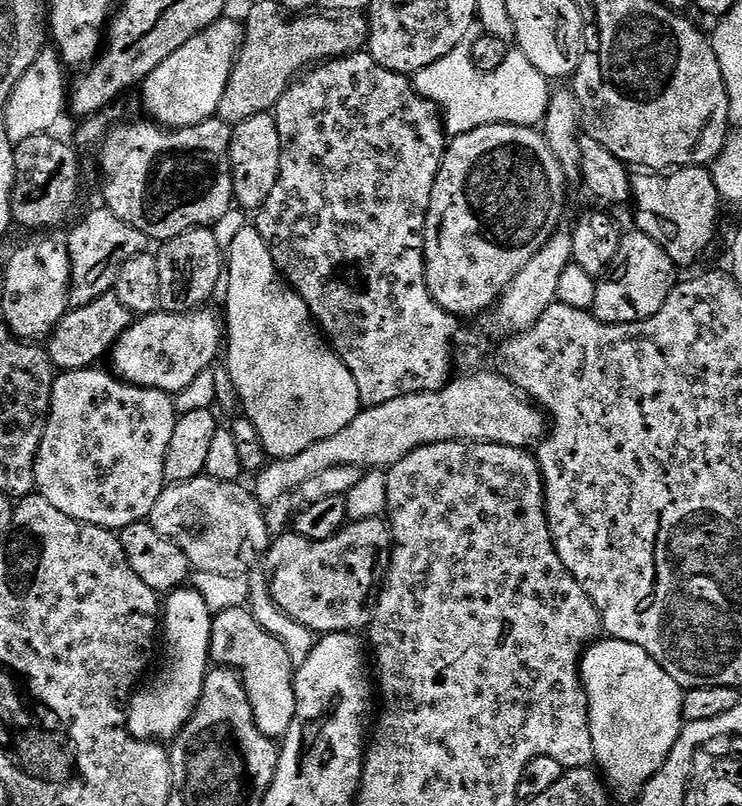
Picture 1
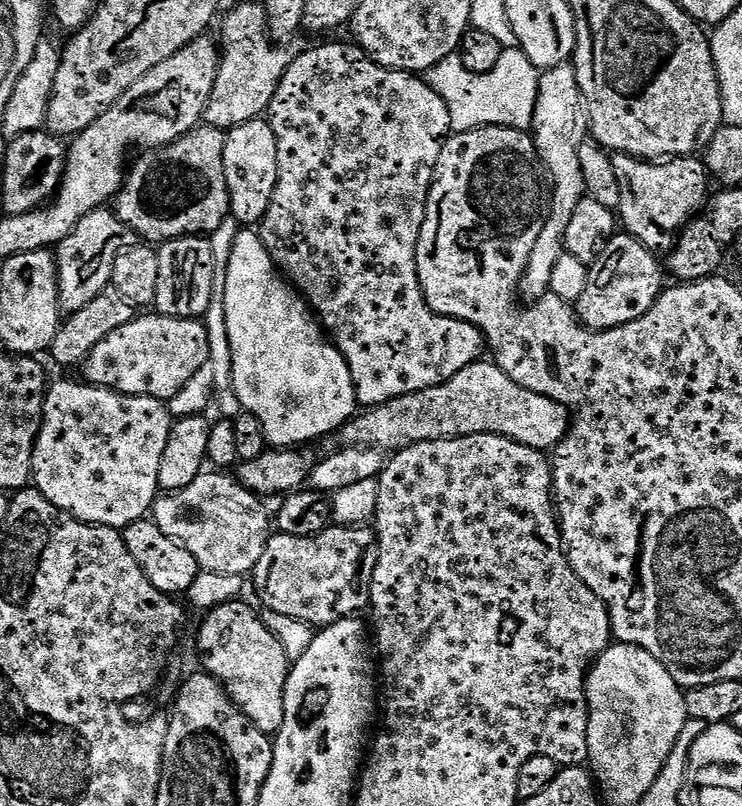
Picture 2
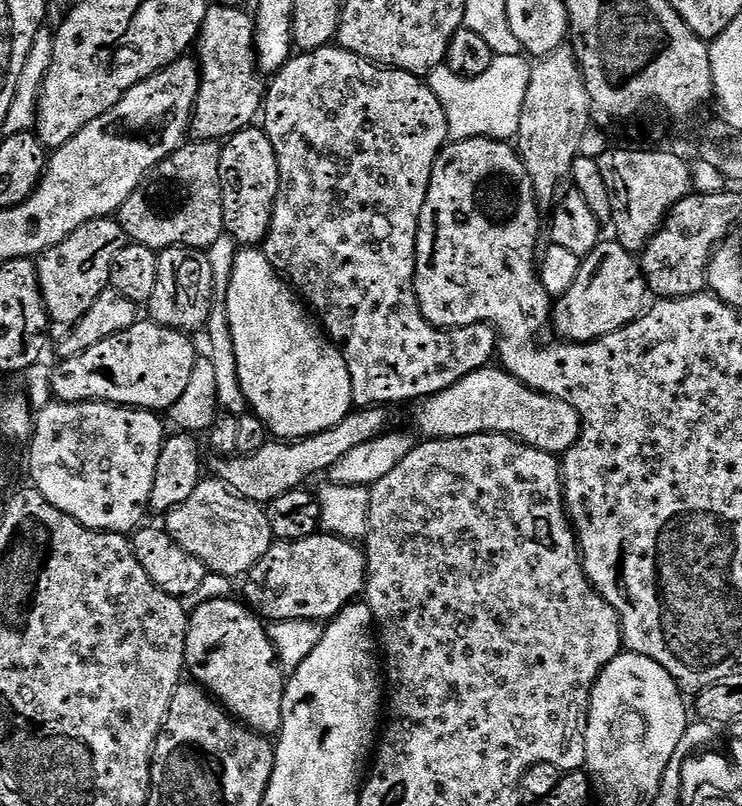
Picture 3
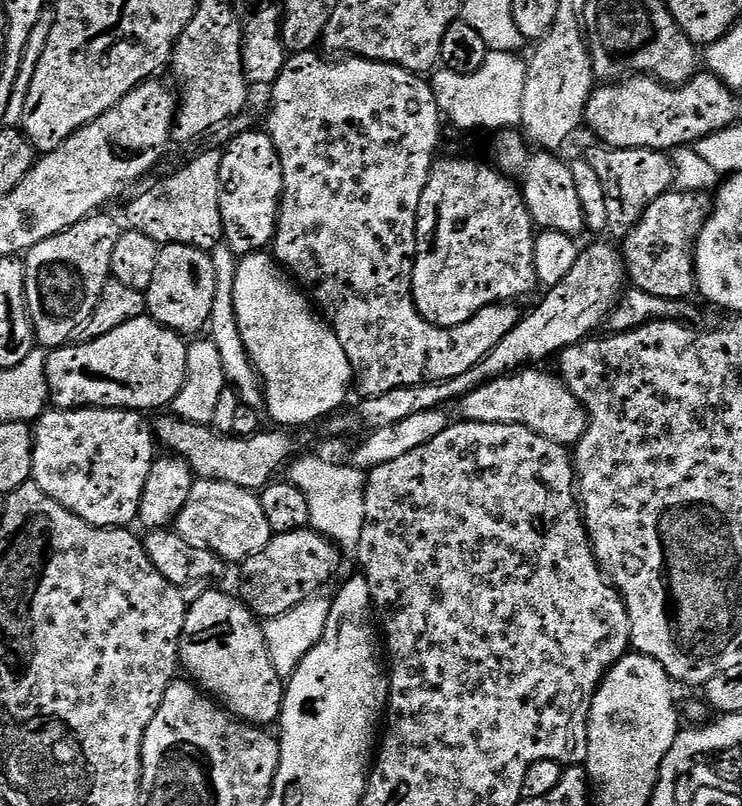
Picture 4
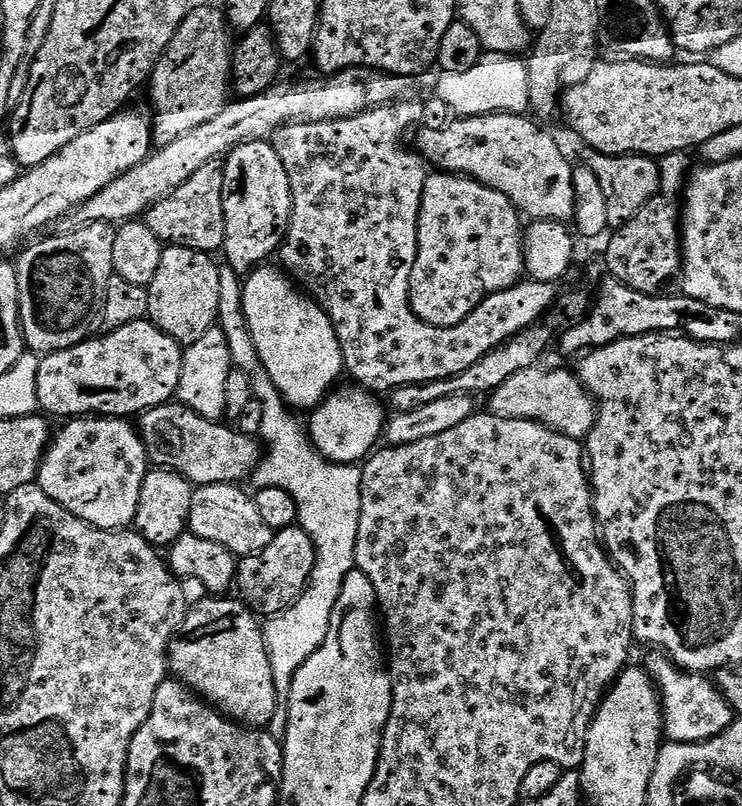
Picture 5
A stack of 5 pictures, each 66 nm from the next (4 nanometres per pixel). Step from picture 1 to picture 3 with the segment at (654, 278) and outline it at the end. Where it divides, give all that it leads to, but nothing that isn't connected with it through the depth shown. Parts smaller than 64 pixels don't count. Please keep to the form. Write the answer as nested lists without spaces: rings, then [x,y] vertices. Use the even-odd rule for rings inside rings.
[[[601,239],[594,251],[581,259],[578,278],[574,280],[574,286],[570,286],[570,290],[566,290],[566,294],[555,301],[552,320],[557,337],[573,344],[585,344],[602,338],[606,334],[614,334],[622,330],[628,324],[639,320],[649,307],[650,289],[644,277],[644,271],[640,269],[639,259],[623,248],[619,239],[611,239]]]

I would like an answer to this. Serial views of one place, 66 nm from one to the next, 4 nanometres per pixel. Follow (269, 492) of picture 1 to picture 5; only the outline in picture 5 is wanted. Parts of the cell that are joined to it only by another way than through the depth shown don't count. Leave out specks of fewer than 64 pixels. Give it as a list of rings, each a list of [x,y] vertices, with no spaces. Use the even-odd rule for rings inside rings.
[[[544,366],[522,370],[514,374],[514,378],[506,378],[502,386],[490,393],[490,400],[491,415],[533,420],[581,442],[587,441],[596,425],[598,405],[595,399],[588,393],[579,375],[575,371],[567,372],[564,368],[556,368],[553,372],[547,372]]]

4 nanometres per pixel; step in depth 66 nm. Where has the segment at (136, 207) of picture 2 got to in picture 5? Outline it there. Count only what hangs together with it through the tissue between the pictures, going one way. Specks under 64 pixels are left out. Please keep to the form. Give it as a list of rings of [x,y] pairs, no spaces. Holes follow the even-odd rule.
[[[224,160],[202,166],[195,180],[182,182],[174,194],[162,198],[153,208],[149,208],[142,222],[159,238],[165,246],[186,246],[199,252],[216,254],[223,249],[226,238],[226,218],[222,206],[222,186],[224,185]]]

